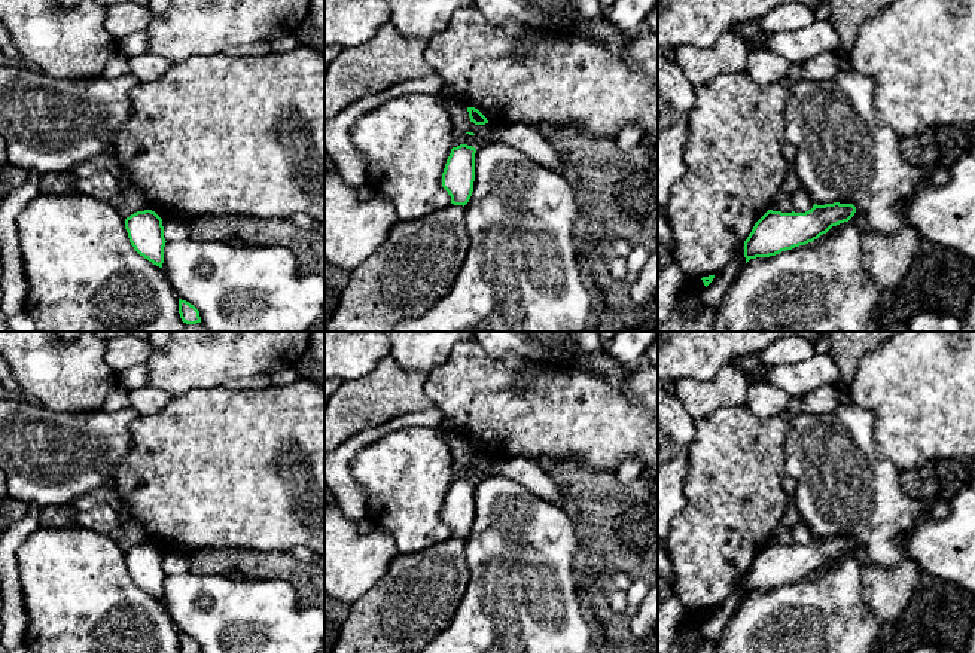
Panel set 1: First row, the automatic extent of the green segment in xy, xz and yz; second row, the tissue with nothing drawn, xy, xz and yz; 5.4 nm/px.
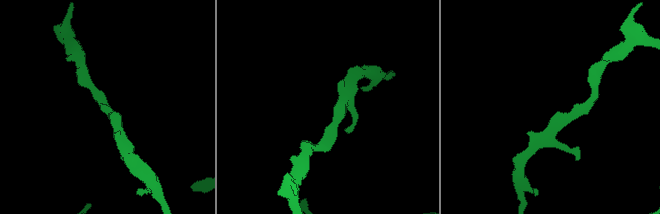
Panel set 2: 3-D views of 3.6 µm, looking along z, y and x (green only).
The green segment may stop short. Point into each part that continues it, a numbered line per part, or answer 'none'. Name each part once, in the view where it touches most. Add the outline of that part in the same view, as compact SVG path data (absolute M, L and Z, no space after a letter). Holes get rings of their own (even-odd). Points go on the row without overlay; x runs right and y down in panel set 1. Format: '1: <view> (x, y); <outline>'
none

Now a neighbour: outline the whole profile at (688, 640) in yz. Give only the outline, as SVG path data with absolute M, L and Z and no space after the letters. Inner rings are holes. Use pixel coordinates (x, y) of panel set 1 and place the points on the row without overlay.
M686 610L683 623L668 653L715 653L717 643L701 643L701 626L704 622L701 611Z

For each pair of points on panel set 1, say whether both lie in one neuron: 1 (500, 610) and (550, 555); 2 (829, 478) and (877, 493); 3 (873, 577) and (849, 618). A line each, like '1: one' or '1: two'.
1: one
2: one
3: two

